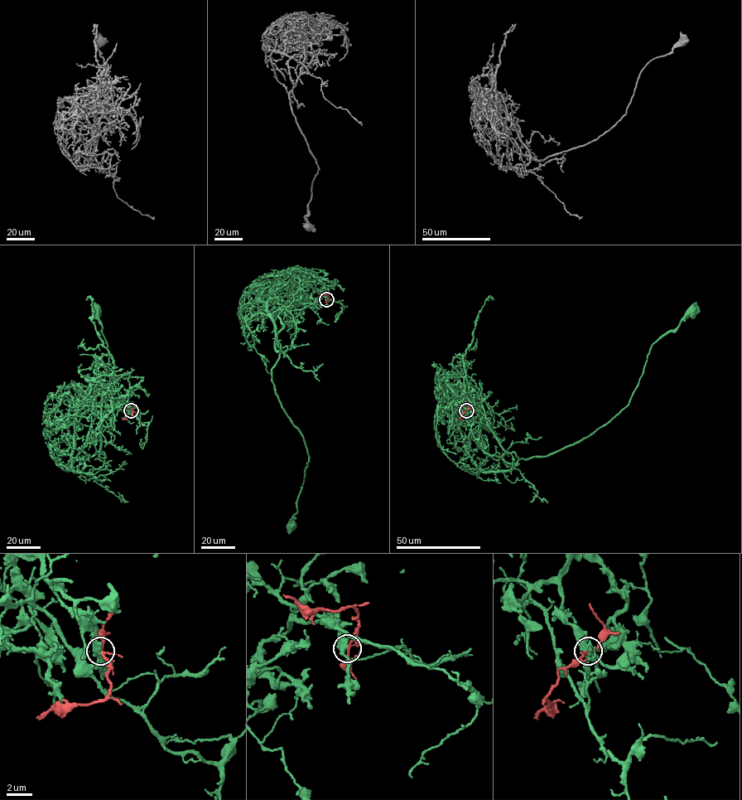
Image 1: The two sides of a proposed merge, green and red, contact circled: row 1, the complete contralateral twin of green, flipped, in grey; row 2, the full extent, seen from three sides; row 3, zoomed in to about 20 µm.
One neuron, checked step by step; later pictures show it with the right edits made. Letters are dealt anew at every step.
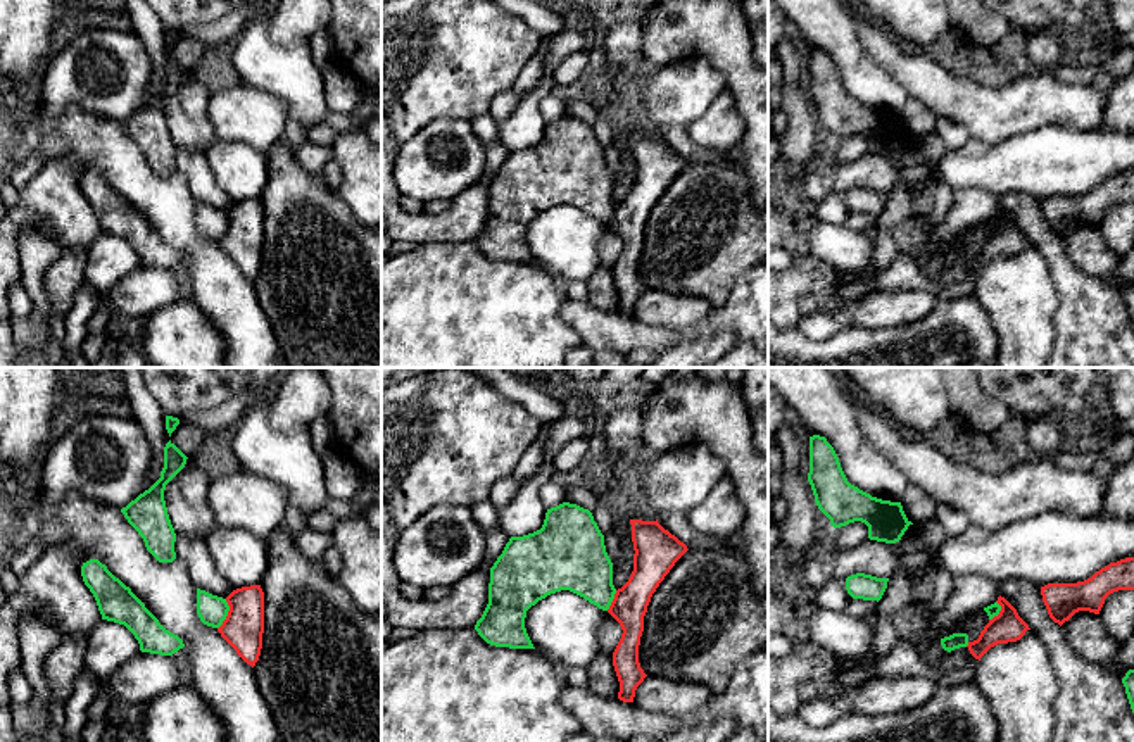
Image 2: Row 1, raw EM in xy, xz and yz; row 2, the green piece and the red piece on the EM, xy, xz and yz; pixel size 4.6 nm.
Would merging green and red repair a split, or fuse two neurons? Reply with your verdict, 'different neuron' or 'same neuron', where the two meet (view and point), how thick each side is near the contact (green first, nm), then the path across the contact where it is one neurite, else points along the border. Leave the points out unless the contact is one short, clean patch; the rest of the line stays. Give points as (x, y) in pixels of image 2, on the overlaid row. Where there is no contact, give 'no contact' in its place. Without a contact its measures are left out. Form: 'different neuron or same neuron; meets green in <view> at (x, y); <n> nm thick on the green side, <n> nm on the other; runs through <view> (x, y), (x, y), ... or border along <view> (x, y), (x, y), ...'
different neuron; meets green in xy at (226, 615); 140 nm thick on the green side, 190 nm on the other; border along xy (226, 599), (226, 618), (218, 628)

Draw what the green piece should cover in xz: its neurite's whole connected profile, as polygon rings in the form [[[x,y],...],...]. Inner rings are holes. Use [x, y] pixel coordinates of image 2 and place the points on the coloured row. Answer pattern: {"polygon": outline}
{"polygon": [[[570,502],[547,509],[540,530],[509,538],[490,568],[488,604],[475,630],[495,647],[535,649],[525,628],[526,611],[561,590],[570,590],[602,611],[609,609],[616,594],[604,535],[589,509]]]}

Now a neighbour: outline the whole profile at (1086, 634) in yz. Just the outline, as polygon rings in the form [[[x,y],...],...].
[[[1079,611],[1065,621],[1062,628],[1065,630],[1068,644],[1082,659],[1106,673],[1120,678],[1125,676],[1127,670],[1115,661],[1118,645],[1106,633],[1099,614]]]

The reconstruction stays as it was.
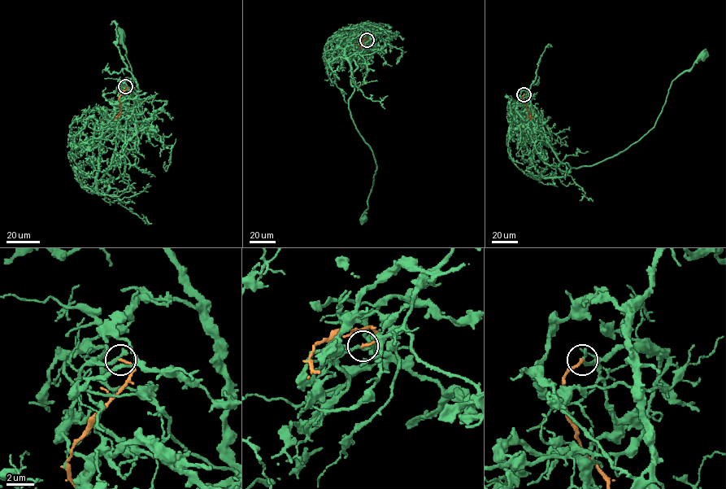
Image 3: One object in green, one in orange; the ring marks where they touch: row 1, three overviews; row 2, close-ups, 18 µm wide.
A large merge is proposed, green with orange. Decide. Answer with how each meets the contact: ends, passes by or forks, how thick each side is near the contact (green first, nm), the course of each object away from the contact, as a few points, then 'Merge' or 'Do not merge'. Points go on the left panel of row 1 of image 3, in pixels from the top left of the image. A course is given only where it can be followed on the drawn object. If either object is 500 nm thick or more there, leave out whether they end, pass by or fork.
At the ring green ends. At the ring orange ends. Thickness 300 nm (green) against 200 nm. Course of green: (124, 86), (119, 96), (126, 107), (107, 172), (113, 177), (104, 185), (137, 133), (121, 35). Course of orange: (125, 86), (126, 89), (119, 97), (120, 114), (115, 117). Do not merge

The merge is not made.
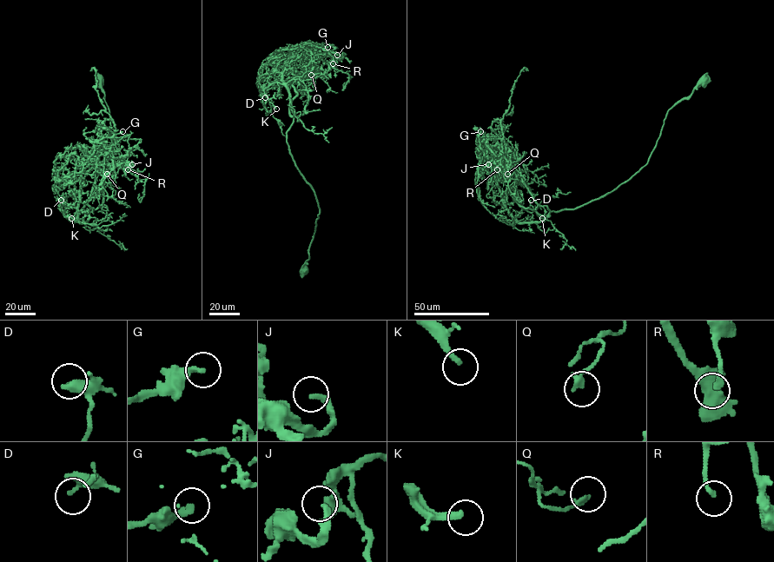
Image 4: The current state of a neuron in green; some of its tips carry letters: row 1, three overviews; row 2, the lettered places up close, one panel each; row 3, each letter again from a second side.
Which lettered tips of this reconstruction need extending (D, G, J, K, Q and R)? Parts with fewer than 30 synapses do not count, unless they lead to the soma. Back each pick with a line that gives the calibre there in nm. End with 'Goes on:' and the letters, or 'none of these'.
K: 240 nm
Goes on: K

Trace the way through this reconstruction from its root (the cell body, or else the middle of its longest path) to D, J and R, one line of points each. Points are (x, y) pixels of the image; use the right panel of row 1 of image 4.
D: (703, 81), (668, 110), (648, 161), (615, 189), (518, 222), (531, 200)
J: (703, 81), (668, 110), (647, 162), (574, 208), (539, 205), (511, 149), (510, 161), (488, 164)
R: (703, 81), (668, 110), (648, 161), (598, 199), (551, 211), (511, 149), (497, 169)

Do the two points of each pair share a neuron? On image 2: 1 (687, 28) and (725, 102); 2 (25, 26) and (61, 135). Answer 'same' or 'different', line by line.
1: different
2: same

